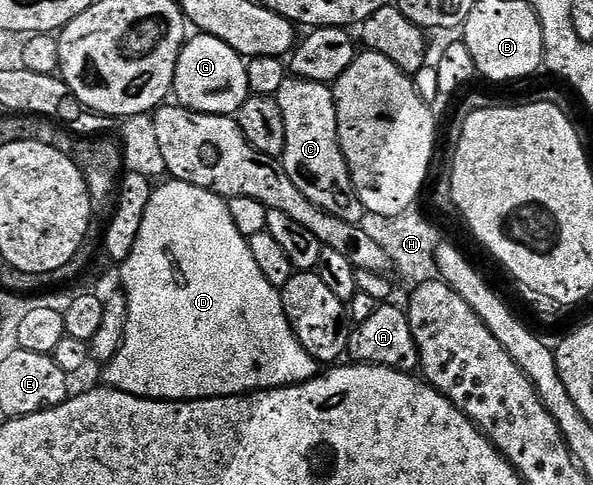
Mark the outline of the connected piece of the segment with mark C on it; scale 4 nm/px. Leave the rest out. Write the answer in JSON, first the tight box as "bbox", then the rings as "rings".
{"bbox":[274,77,366,223],"rings":[[[289,77],[282,81],[282,89],[278,89],[274,97],[278,101],[278,109],[282,109],[282,118],[286,120],[286,149],[282,162],[290,181],[298,185],[298,193],[314,201],[314,205],[327,215],[359,223],[366,212],[340,148],[333,88],[326,83]]]}

